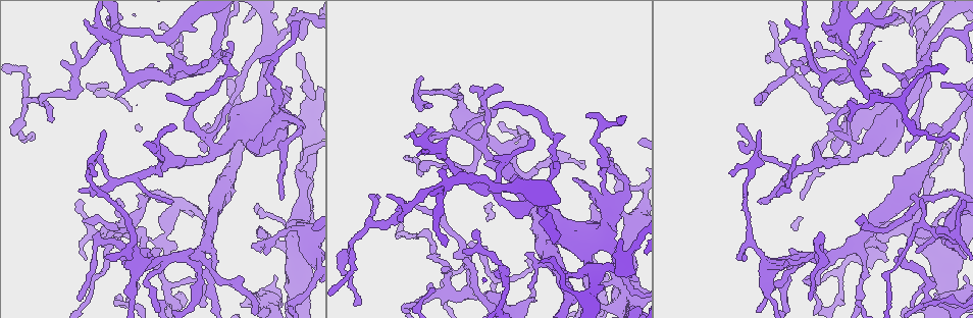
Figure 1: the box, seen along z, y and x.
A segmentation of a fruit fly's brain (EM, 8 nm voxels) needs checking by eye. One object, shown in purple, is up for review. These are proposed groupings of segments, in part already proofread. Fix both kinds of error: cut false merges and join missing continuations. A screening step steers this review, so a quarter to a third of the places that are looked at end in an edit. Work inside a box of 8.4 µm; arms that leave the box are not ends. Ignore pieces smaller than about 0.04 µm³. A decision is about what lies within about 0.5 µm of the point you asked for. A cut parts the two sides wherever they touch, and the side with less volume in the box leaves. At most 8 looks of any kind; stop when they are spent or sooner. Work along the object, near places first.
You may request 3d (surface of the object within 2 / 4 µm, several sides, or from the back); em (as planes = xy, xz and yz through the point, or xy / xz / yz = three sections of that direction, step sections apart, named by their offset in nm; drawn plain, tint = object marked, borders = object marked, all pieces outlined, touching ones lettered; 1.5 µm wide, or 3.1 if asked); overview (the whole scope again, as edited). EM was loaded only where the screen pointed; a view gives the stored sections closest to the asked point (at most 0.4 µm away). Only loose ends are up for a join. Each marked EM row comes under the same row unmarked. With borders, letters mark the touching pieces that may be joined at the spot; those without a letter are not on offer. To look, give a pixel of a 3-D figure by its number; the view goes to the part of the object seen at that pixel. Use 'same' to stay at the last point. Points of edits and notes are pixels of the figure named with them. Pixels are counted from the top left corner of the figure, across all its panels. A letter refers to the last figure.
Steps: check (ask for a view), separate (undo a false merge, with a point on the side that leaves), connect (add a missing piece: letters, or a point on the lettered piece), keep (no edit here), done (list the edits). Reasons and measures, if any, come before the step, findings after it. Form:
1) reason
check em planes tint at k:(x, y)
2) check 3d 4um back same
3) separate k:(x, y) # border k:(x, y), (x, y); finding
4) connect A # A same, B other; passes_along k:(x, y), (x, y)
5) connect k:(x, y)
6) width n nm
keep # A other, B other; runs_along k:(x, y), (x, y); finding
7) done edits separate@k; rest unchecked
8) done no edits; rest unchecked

thick turns thin
check 3d 4um at 1:(914, 90)

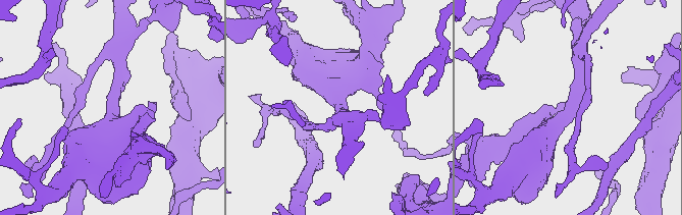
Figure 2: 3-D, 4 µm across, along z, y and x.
arm_widths 220, 460 nm; shape alone is not enough
check em planes borders at 2:(342, 109)

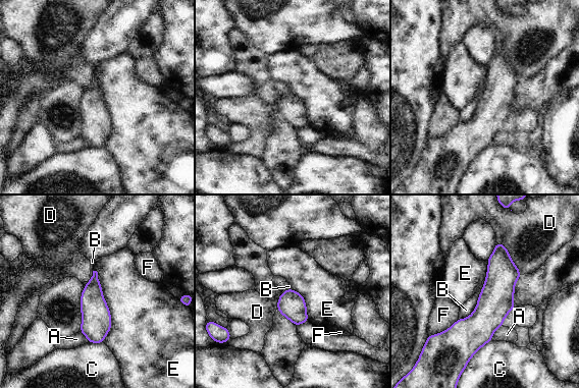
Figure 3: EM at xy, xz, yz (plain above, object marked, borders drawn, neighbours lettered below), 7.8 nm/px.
keep # A other, B other, C other, D other, E other, F other; border 3:(94, 270), (110, 313), (104, 342); one neuron here

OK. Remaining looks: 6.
an open end
check 3d 4um at 1:(116, 96)

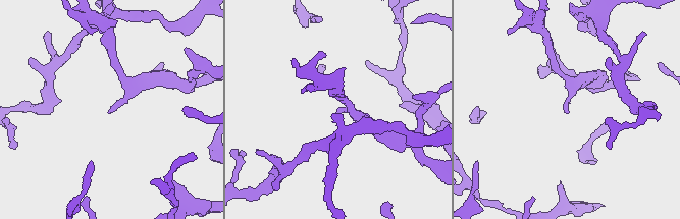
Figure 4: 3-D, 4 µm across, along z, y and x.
shape alone is not enough
check em planes borders at 4:(109, 111)

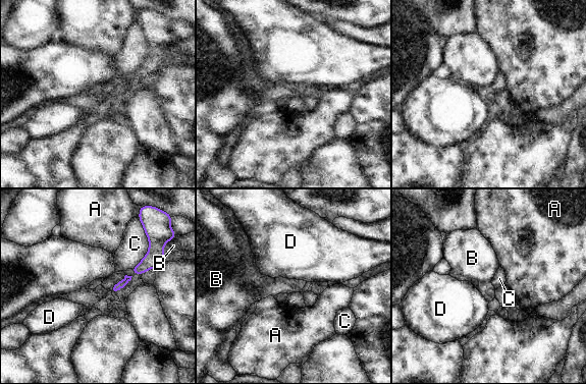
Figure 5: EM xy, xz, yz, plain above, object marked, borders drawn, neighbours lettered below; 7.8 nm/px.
longest_contact C 400 nm
keep # A other, B other, C other, D other; runs_along 5:(151, 236), (153, 255), (116, 287); none of them fits

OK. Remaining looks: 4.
thick turns thin
check em yz step 8 tint at 1:(494, 296)

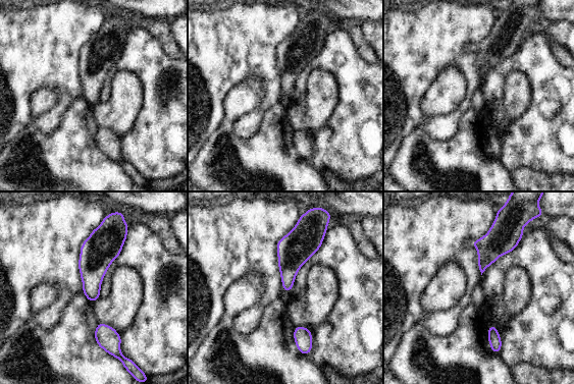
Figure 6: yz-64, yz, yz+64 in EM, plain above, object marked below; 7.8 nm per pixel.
another direction
check em planes borders same

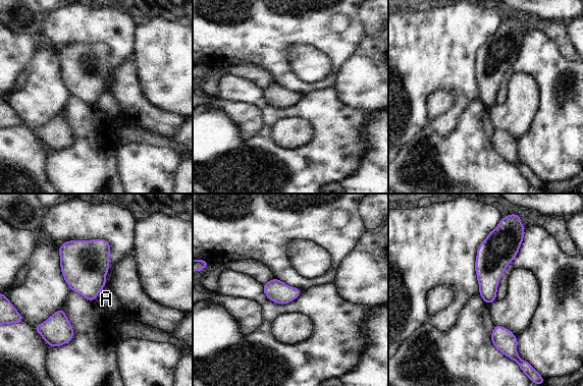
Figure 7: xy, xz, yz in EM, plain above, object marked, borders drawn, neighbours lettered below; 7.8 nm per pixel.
width 170 nm
keep # A other; border 7:(105, 285), (94, 300); one neuron here

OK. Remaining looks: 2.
done no edits; rest unchecked

